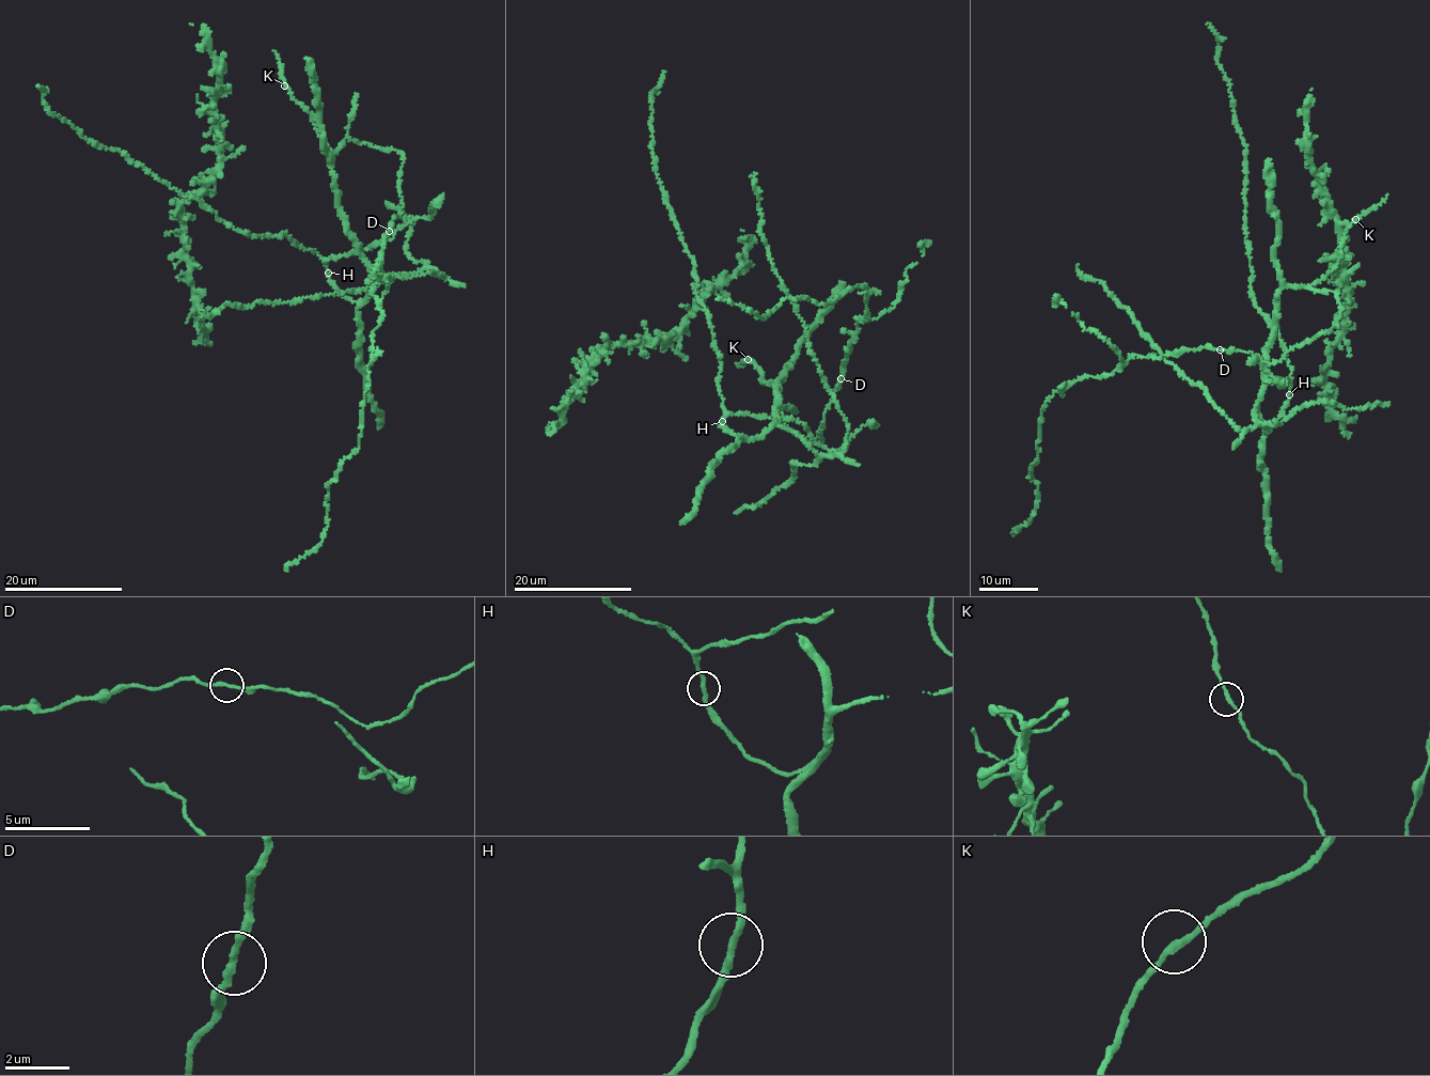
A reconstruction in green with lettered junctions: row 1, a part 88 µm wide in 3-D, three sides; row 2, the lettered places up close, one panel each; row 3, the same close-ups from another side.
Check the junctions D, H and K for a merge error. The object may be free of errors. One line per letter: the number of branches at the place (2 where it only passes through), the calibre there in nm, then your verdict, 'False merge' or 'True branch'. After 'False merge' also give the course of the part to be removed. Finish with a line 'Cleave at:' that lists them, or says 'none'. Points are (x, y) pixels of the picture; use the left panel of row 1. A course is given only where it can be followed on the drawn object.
D: Branches: 2. Thickness 200 nm. True branch
H: Branches: 2. Thickness 220 nm. True branch
K: Branches: 2. Thickness 200 nm. True branch
Cleave at: none

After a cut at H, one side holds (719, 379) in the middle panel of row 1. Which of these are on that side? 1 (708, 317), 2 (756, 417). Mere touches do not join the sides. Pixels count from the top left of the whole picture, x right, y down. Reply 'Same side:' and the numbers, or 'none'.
Same side: 1, 2

